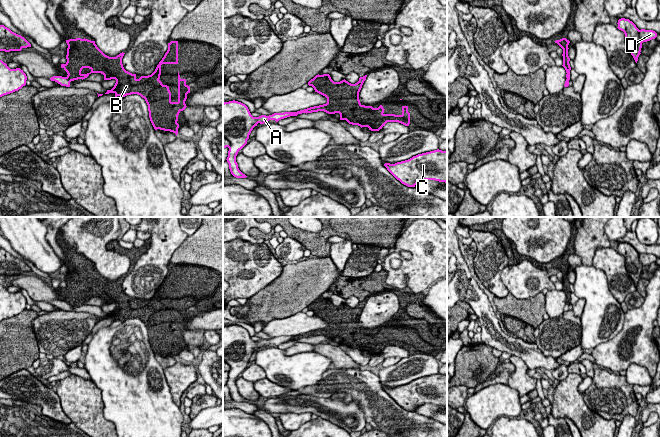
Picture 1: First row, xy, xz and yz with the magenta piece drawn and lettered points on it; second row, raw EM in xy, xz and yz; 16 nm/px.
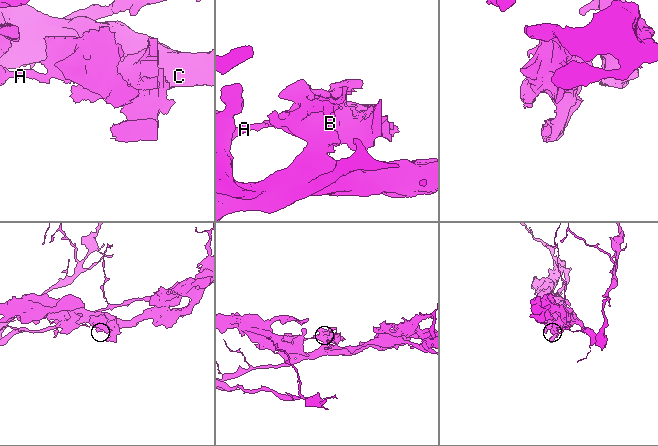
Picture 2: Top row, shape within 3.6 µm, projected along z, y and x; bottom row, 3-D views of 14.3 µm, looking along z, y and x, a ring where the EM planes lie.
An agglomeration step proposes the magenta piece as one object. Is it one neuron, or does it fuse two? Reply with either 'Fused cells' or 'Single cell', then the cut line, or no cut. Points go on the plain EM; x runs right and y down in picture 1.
Fused cells. Split along yz (638, 254), (638, 259), (642, 266)

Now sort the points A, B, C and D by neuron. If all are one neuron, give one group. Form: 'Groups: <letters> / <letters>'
Groups: A D / B C

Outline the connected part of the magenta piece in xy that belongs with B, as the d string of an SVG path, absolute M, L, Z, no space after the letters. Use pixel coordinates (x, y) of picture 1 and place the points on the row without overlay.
M69 263L66 264L68 269L65 288L61 288L67 296L67 303L70 305L85 303L91 297L101 297L104 299L104 304L115 303L116 307L111 314L107 314L105 318L114 317L115 321L122 320L125 321L131 318L138 318L145 323L148 329L149 342L155 354L160 353L164 355L170 355L178 358L179 348L178 339L181 335L185 334L187 331L185 325L187 323L187 318L190 317L190 310L186 308L186 303L181 303L178 296L178 325L171 325L171 316L169 310L163 309L159 304L161 299L161 289L162 288L178 288L178 265L171 265L168 267L168 274L165 277L162 284L157 289L155 295L148 300L141 300L139 303L136 302L136 298L132 298L126 295L122 288L122 282L125 277L120 277L116 281L109 281L105 279L95 268L95 265L88 263Z

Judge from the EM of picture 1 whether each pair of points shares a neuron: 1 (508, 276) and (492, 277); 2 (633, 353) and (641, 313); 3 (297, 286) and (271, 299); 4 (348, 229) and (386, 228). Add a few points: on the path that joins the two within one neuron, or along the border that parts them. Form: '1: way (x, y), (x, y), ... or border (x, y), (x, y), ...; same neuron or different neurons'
1: border (506, 265), (501, 272), (501, 281), (509, 292); different neurons
2: way (637, 343), (638, 323); same neuron
3: way (291, 292), (277, 299); same neuron
4: way (357, 228), (377, 228); same neuron

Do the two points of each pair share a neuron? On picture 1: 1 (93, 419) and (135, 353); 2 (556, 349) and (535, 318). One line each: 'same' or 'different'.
1: different
2: different

